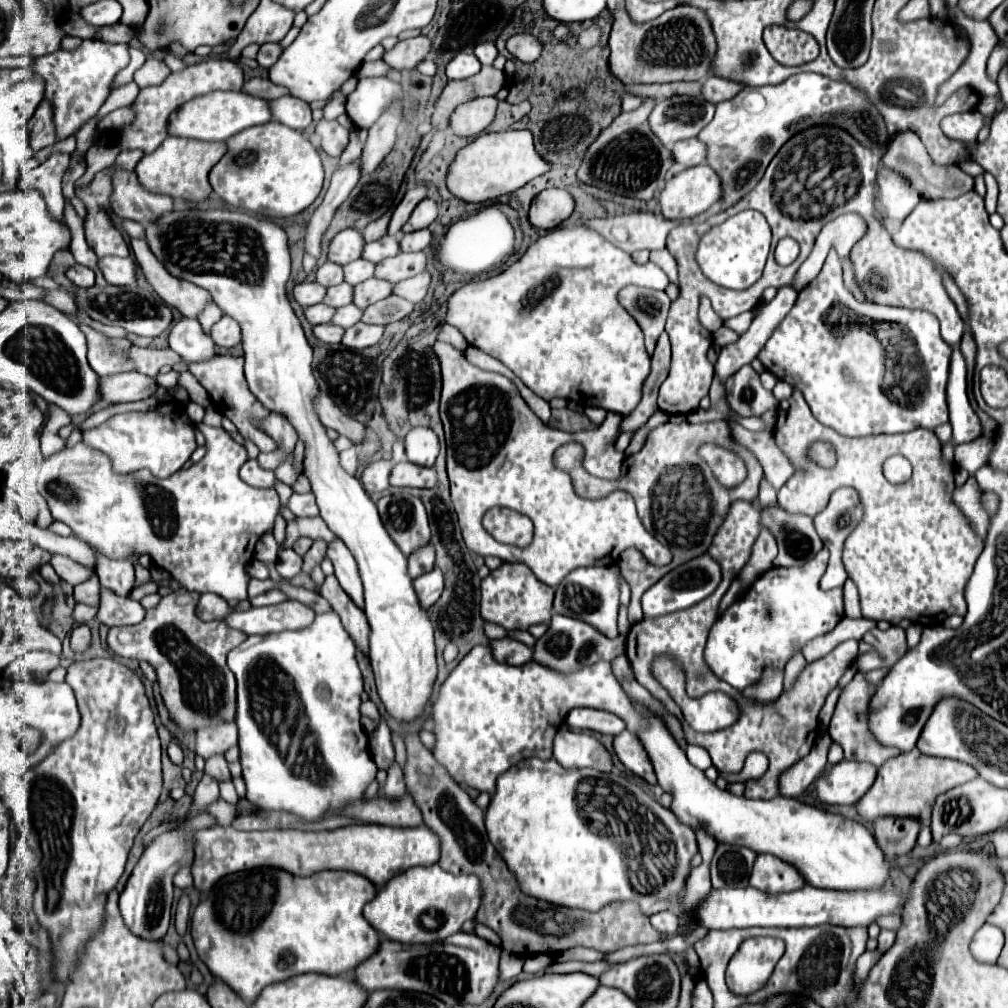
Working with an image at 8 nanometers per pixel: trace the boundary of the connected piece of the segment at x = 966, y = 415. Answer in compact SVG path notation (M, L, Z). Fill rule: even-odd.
M960 348L952 350L946 400L948 400L948 410L950 410L952 441L943 445L942 453L945 461L953 462L954 445L972 442L974 438L980 436L980 420L974 414L968 402L968 394L966 394L966 360Z

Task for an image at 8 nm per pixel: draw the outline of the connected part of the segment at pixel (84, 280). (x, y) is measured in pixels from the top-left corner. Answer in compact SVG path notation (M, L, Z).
M76 264L74 268L70 268L66 272L66 276L72 280L72 284L80 286L80 288L90 288L94 286L94 272L82 264Z

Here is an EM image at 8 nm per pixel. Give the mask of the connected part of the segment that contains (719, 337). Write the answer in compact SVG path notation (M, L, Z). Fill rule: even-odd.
M722 326L720 330L716 330L712 336L714 336L714 344L716 344L718 348L728 346L728 344L734 344L734 342L738 340L738 334L736 334L734 330L726 328L726 326Z

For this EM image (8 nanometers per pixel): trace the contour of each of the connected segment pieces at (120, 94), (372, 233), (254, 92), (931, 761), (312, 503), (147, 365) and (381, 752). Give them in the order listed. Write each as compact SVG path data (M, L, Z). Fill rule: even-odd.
M134 82L126 84L124 88L118 88L118 90L110 92L108 100L106 100L106 102L102 104L102 108L98 110L98 114L96 114L96 120L102 120L102 118L104 118L108 112L112 112L112 110L116 110L116 108L130 106L130 104L136 100L138 92L140 92L140 88L138 88Z
M384 214L382 218L370 222L370 224L364 228L364 238L366 238L366 242L374 242L374 240L382 238L382 236L388 232L388 222L390 222L390 214Z
M250 78L244 84L242 90L246 90L250 96L258 96L258 98L264 98L264 100L276 100L276 98L282 98L282 96L290 96L288 88L276 86L268 78Z
M914 748L910 752L902 752L900 756L886 760L878 768L874 786L856 802L856 810L870 824L874 824L882 816L910 816L910 818L920 820L922 824L930 824L934 800L942 792L958 784L966 784L974 780L976 776L978 772L964 762L926 756L926 754L920 754L918 748Z
M292 494L288 500L288 508L298 516L312 516L312 512L318 512L314 494Z
M132 346L130 350L126 350L126 358L134 362L136 372L148 374L148 376L156 376L162 366L174 366L176 362L180 362L180 356L170 348L154 350L154 348Z
M382 717L374 735L369 740L373 760L380 770L388 770L394 763L395 752L391 740L391 731Z

